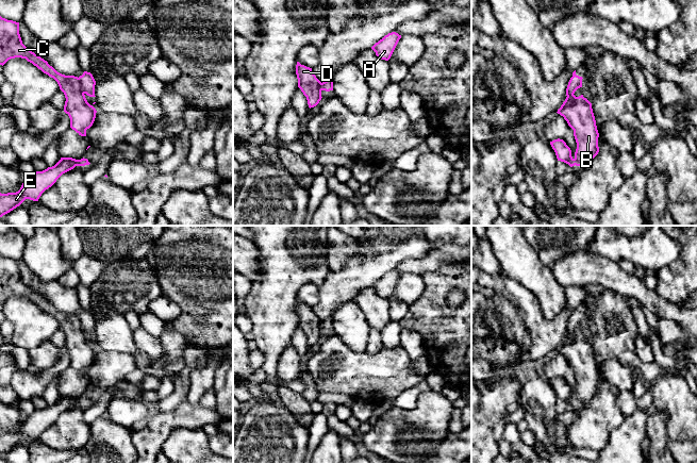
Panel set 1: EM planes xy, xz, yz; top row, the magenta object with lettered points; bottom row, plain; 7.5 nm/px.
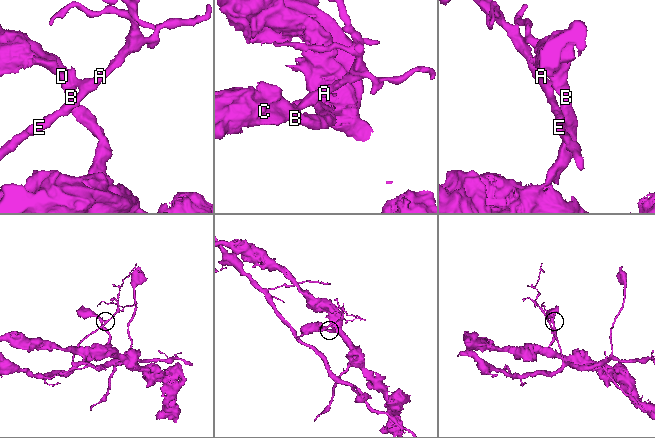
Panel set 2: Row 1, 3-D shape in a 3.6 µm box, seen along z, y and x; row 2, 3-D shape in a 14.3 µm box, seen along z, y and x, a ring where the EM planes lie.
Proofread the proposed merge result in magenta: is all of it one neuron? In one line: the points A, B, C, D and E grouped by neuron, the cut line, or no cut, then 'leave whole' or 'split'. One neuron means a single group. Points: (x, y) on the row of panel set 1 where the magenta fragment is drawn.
groups A E / B C D; cut xy (78, 78), (81, 89), (84, 93); split

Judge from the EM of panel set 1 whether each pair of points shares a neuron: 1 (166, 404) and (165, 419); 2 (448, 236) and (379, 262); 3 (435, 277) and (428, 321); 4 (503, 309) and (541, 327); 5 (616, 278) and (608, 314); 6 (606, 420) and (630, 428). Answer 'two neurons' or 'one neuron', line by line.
1: two neurons
2: two neurons
3: one neuron
4: two neurons
5: two neurons
6: two neurons

